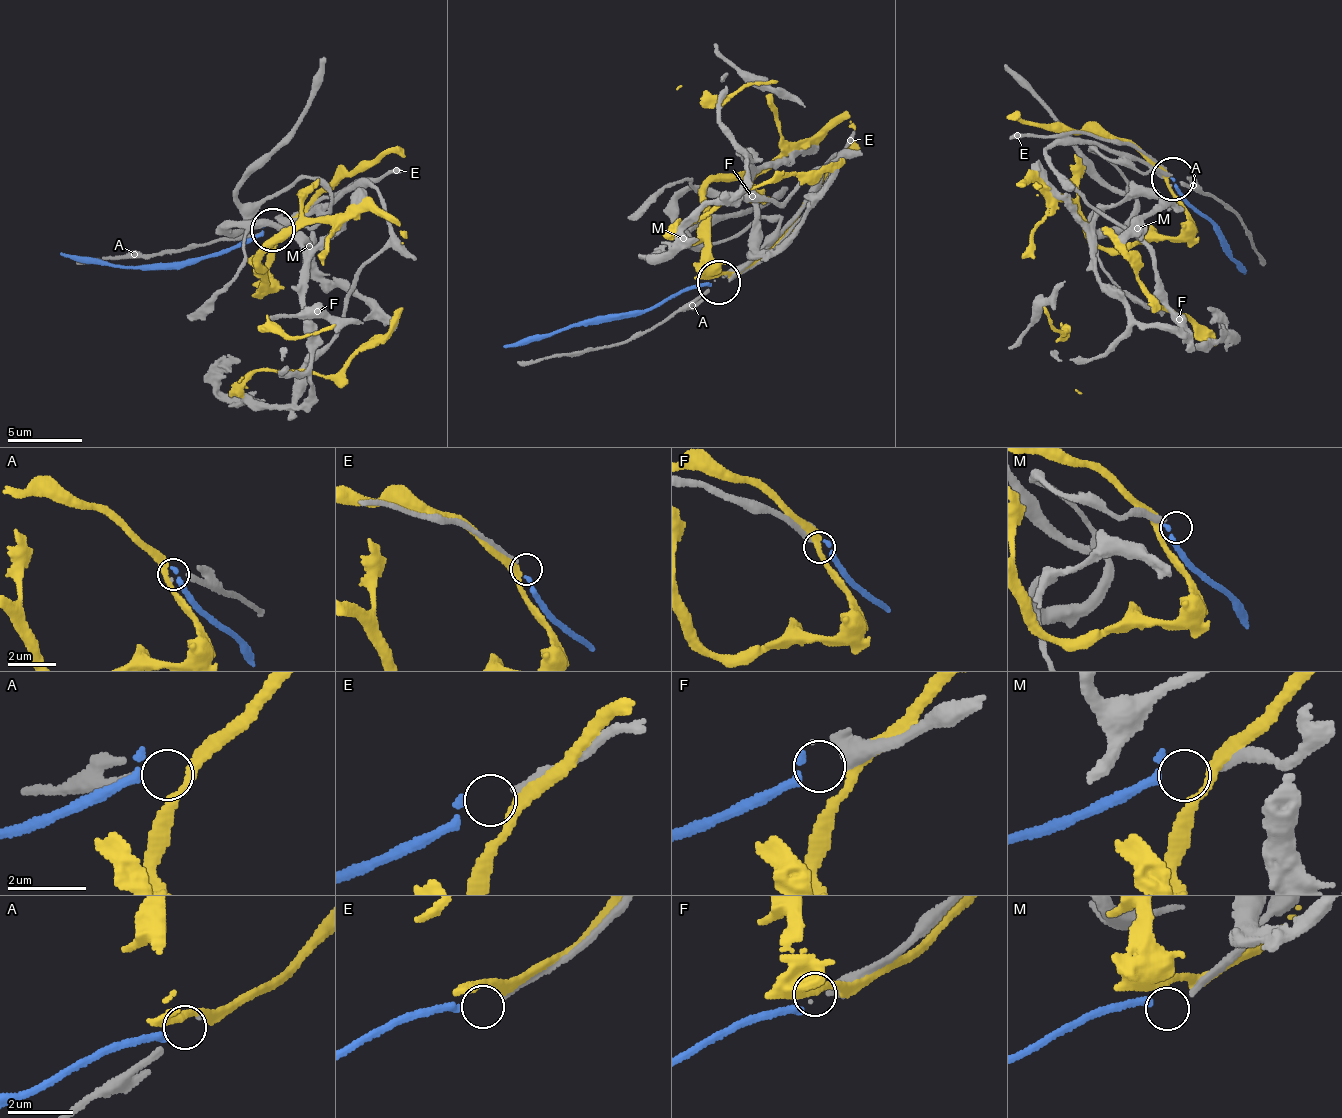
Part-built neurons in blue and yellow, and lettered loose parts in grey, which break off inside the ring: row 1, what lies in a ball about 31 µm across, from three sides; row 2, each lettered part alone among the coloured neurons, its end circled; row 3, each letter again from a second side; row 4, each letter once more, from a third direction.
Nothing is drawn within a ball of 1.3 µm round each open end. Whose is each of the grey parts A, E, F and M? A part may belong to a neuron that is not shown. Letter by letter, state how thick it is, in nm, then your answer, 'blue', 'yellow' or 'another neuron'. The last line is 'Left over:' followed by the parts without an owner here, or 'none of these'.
A: calibre 30 nm; yellow
E: calibre 170 nm; another neuron
F: calibre 150 nm; blue
M: calibre 200 nm; another neuron
Left over: E, M

